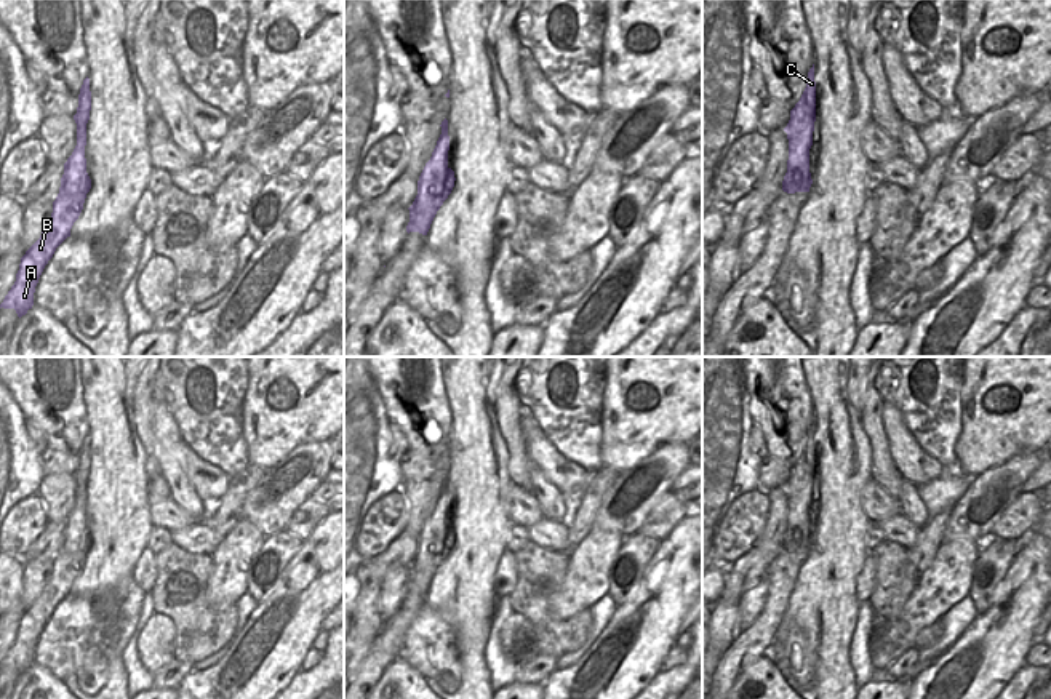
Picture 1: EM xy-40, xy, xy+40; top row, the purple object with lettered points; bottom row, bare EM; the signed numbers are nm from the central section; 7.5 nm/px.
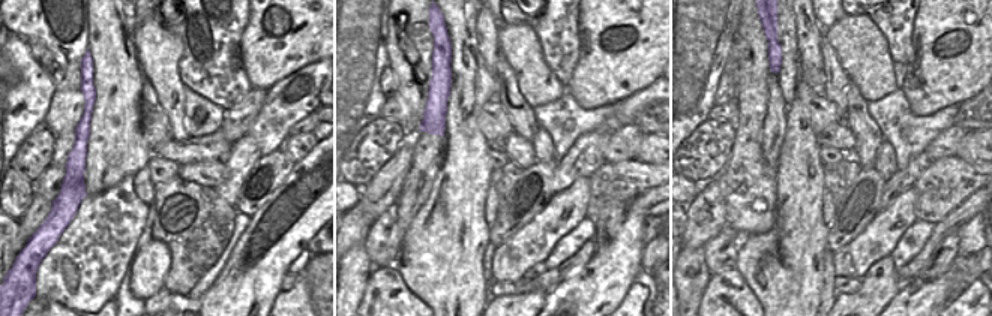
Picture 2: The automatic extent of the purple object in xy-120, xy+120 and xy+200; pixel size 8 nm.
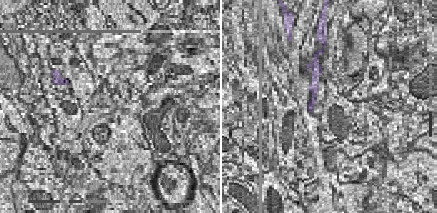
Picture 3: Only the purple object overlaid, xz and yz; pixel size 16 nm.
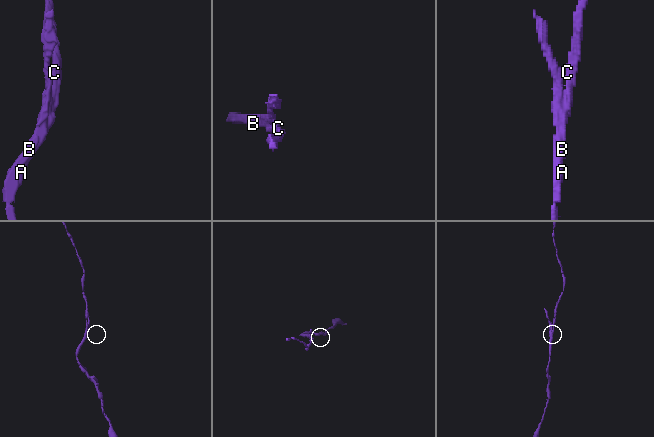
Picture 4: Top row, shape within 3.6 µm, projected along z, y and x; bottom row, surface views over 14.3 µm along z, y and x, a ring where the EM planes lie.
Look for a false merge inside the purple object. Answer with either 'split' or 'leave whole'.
split

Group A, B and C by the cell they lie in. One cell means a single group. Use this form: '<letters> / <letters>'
A B / C

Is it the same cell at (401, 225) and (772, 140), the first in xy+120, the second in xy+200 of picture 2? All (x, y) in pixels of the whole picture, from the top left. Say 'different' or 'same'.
same

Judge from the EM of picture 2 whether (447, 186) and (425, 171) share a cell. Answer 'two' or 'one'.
two

